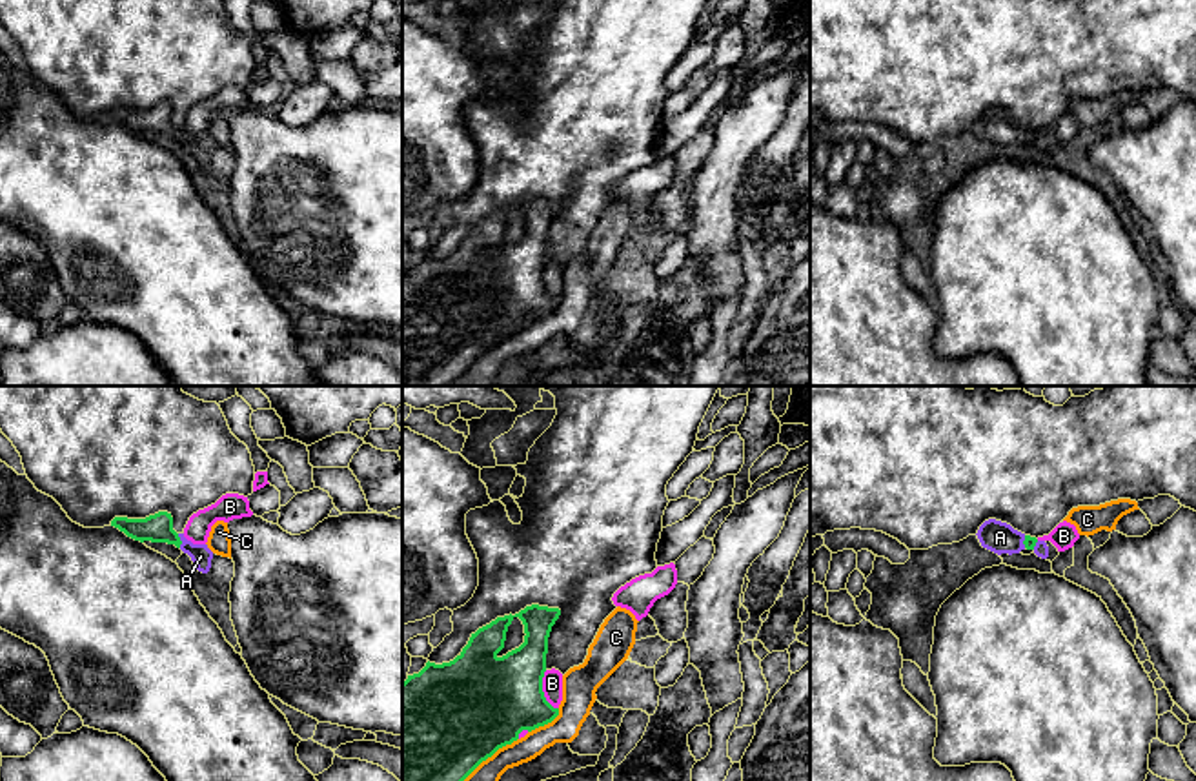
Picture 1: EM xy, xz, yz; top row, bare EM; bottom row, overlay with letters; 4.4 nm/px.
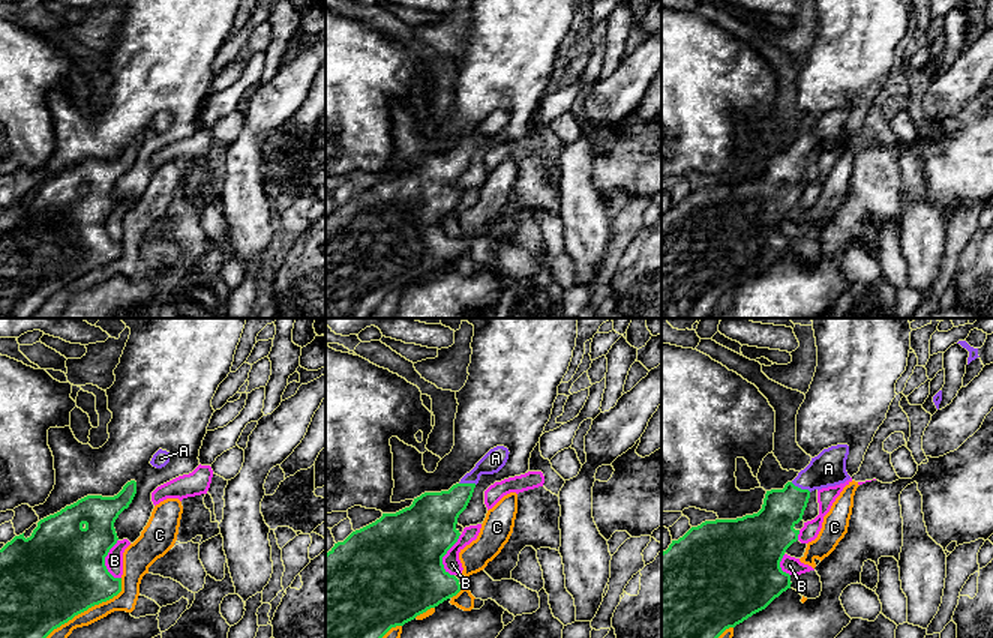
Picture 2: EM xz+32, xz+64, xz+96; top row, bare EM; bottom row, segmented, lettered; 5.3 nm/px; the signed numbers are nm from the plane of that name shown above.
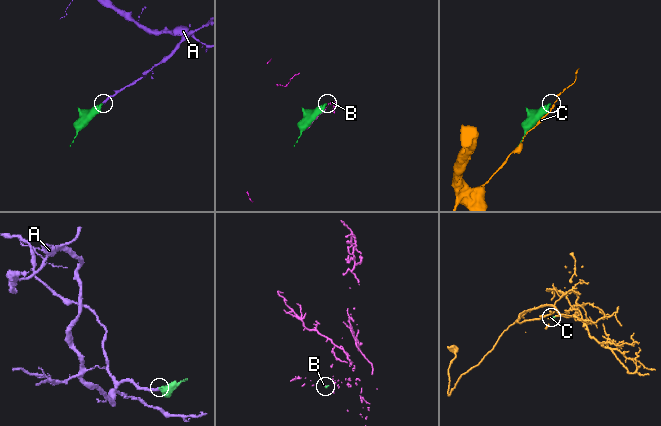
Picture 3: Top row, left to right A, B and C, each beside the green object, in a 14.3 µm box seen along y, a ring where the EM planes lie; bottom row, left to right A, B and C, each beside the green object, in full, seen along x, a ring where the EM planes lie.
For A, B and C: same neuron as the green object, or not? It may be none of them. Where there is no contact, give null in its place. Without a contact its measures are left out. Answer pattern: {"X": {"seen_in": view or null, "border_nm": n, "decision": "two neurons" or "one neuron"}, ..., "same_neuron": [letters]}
{"A": {"seen_in": "xy", "border_nm": 70, "decision": "one neuron"}, "B": {"seen_in": "xz", "border_nm": 190, "decision": "two neurons"}, "C": {"seen_in": "xz", "border_nm": 320, "decision": "two neurons"}, "same_neuron": ["A"]}

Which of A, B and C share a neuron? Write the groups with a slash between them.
A / B / C

